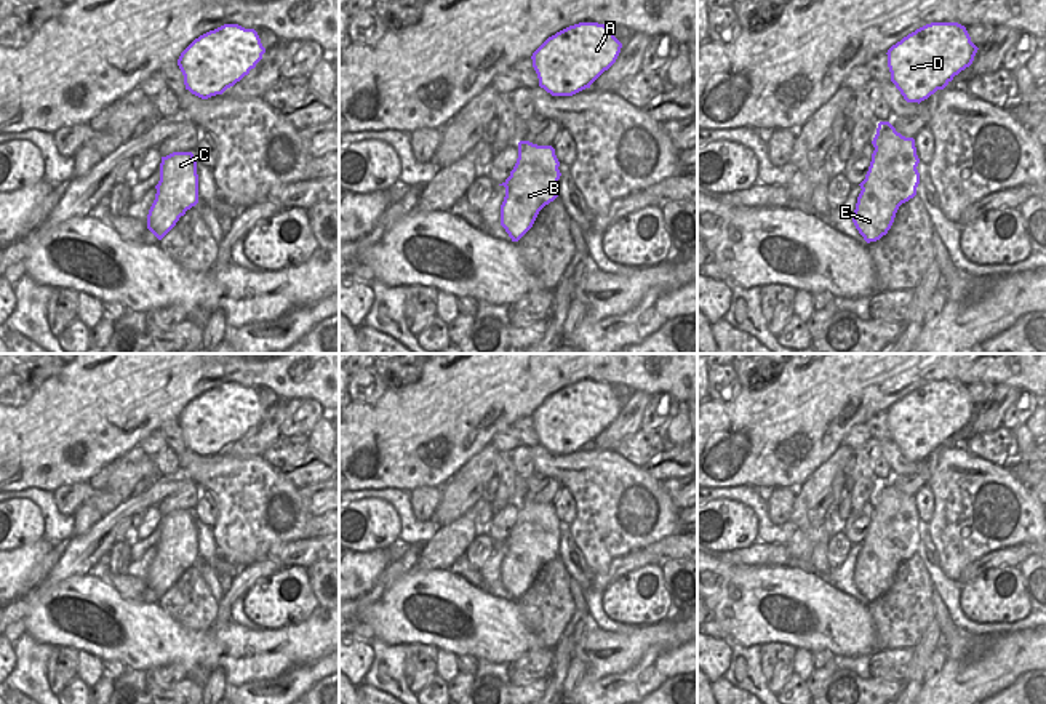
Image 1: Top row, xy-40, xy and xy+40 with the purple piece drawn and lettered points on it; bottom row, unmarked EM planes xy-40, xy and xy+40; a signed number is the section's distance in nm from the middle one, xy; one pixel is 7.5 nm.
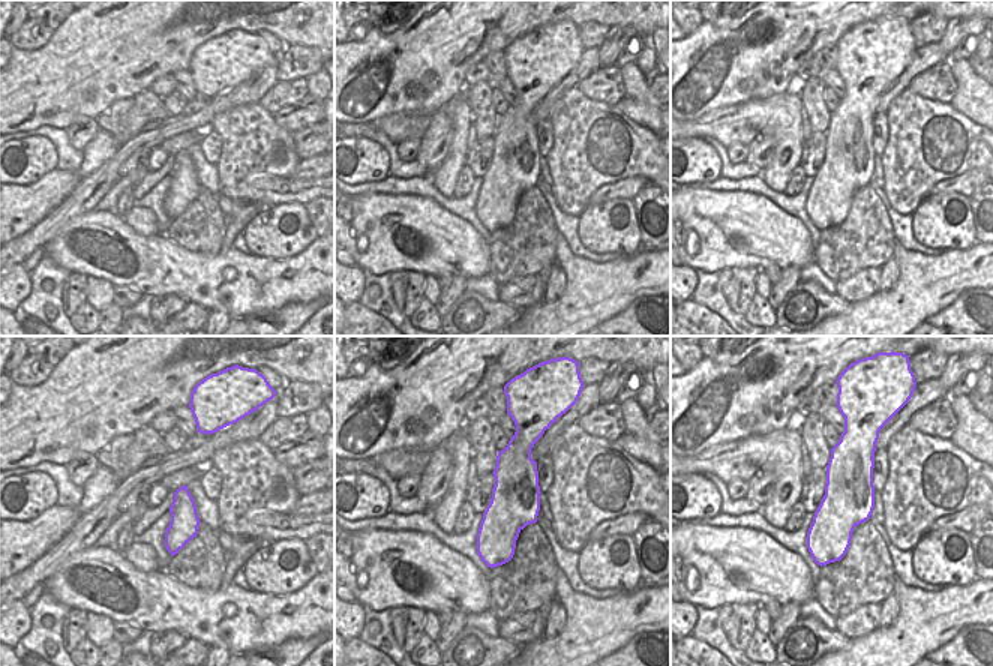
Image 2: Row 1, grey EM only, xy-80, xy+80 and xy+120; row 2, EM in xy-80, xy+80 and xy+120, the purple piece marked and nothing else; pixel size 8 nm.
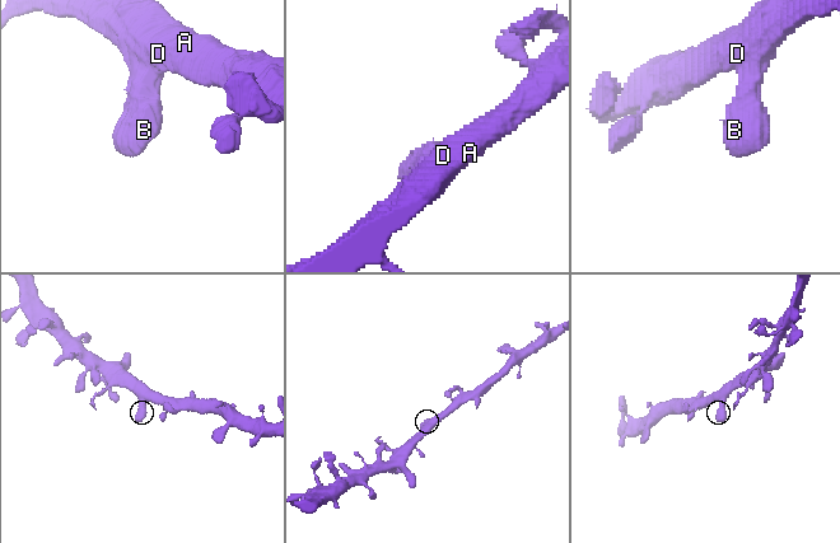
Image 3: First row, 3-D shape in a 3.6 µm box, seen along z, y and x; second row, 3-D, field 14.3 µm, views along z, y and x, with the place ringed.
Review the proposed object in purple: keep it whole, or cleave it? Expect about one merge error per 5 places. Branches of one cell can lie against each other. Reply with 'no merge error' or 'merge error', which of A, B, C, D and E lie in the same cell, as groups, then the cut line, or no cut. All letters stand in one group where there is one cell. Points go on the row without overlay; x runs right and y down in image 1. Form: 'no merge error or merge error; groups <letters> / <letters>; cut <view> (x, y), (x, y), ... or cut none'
no merge error; groups A B C D E; cut none

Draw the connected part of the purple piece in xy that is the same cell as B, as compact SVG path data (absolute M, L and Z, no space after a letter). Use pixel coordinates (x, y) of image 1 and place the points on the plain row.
M529 499L518 501L518 517L510 534L499 544L505 546L501 563L501 584L512 600L518 600L534 582L539 570L558 555L560 520L552 504L537 504Z

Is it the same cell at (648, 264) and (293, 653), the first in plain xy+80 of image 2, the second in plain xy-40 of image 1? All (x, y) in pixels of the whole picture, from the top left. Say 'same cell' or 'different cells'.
different cells

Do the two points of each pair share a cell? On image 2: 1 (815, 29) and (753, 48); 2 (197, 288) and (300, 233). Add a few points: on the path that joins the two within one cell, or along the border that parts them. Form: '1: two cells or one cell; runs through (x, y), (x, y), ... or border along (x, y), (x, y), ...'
1: one cell; runs through (800, 33), (780, 33), (768, 44)
2: two cells; border along (249, 251), (270, 258), (293, 255)

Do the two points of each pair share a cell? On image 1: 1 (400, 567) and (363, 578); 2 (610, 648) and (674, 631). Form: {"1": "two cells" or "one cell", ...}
{"1": "two cells", "2": "one cell"}

